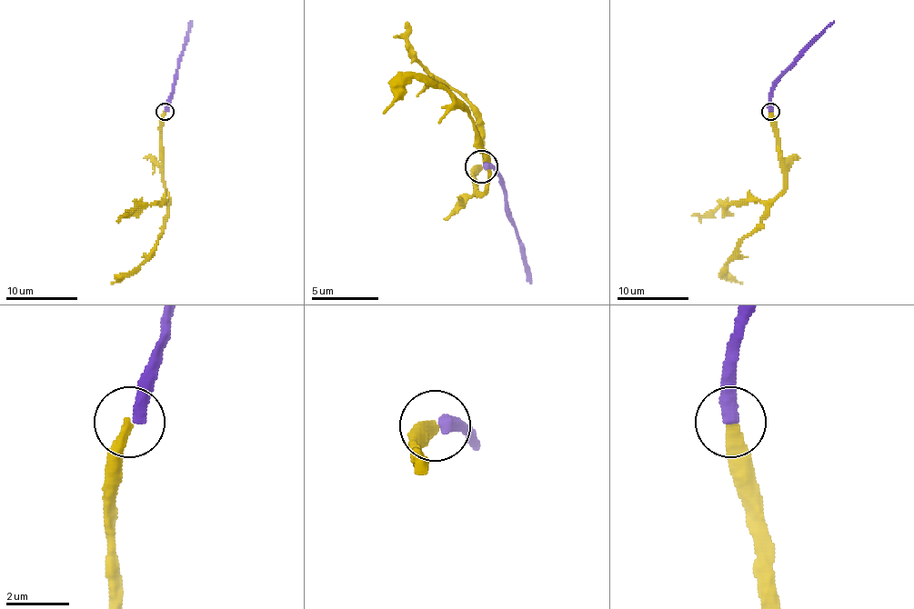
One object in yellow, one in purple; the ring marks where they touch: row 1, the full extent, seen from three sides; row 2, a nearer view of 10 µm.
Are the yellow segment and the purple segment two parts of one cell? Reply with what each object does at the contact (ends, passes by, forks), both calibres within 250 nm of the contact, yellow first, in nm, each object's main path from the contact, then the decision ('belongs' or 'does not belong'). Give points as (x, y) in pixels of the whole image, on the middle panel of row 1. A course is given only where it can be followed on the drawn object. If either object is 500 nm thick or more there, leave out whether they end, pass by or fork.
yellow ends there; purple ends there; 360 nm thick on the yellow side, 420 nm on the other; yellow runs (482, 167), (476, 177), (478, 191), (488, 181), (488, 157), (472, 117), (442, 87), (416, 81), (382, 114); purple runs (482, 167), (498, 174), (506, 214), (532, 284); does not belong

